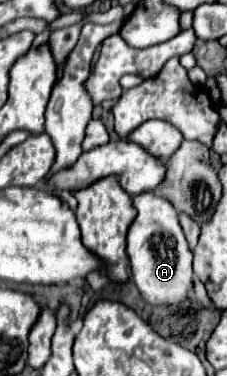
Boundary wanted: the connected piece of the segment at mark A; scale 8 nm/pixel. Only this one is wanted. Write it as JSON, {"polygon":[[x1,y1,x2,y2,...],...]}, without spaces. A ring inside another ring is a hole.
{"polygon":[[153,192,133,196,133,208,137,210,137,216,127,234,127,256,133,270,133,280,149,304,179,306,193,286,195,276,191,268,193,254,189,252,187,240,179,226,179,214,171,202]]}

